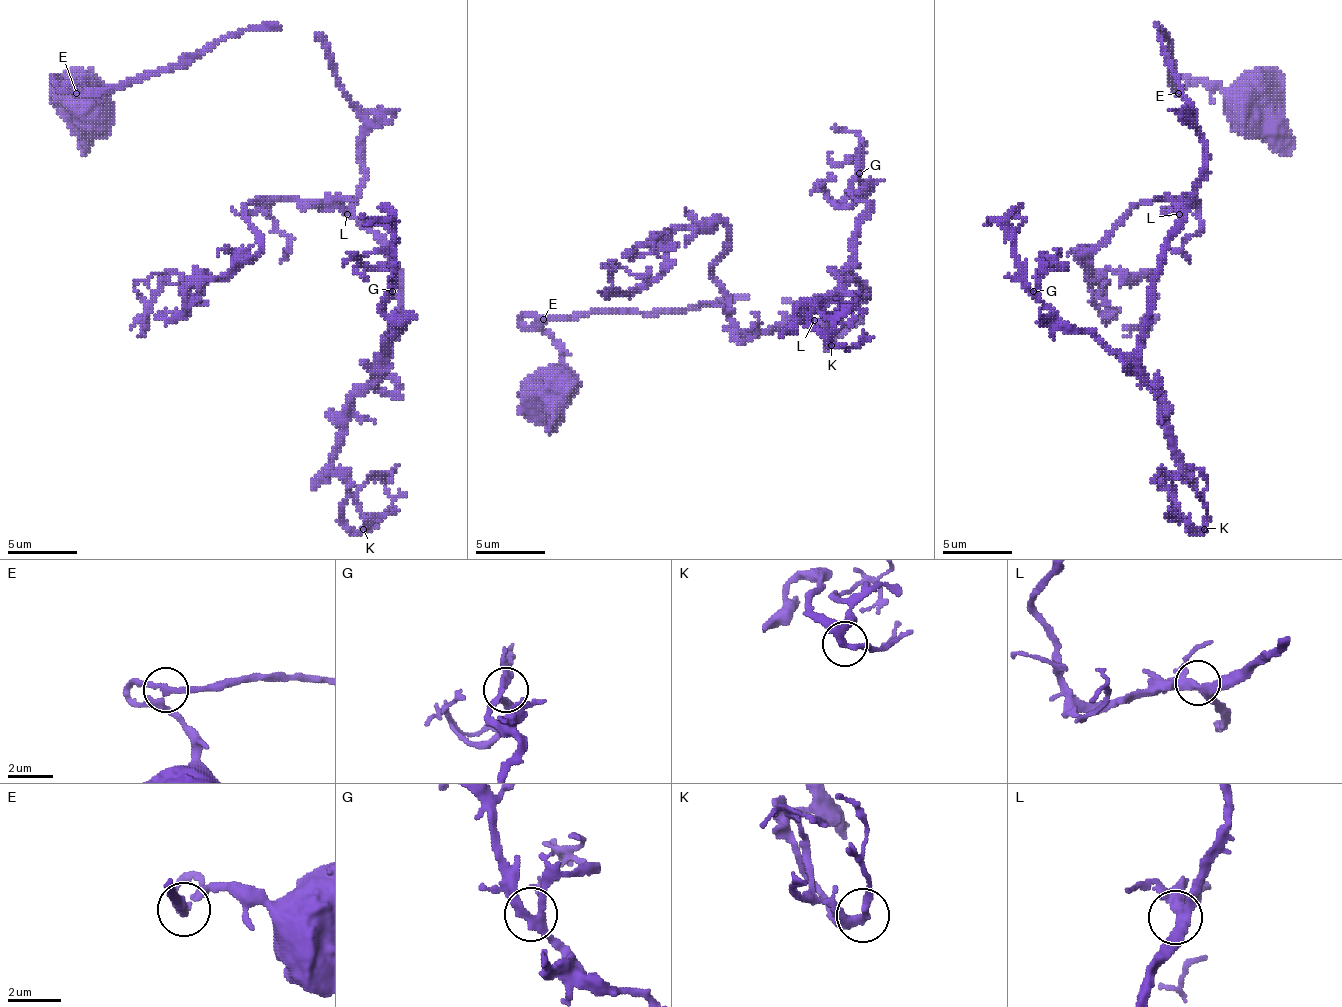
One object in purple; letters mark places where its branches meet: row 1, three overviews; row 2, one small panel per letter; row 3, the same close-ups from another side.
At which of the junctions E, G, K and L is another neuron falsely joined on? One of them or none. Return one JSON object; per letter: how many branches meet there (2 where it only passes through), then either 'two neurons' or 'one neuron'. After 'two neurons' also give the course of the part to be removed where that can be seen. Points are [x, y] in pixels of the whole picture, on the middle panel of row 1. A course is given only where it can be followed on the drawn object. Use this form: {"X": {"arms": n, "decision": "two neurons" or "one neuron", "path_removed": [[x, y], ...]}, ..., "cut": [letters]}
{"E": {"arms": 4, "decision": "one neuron"}, "G": {"arms": 3, "decision": "one neuron"}, "K": {"arms": 3, "decision": "one neuron"}, "L": {"arms": 3, "decision": "one neuron"}, "cut": []}

